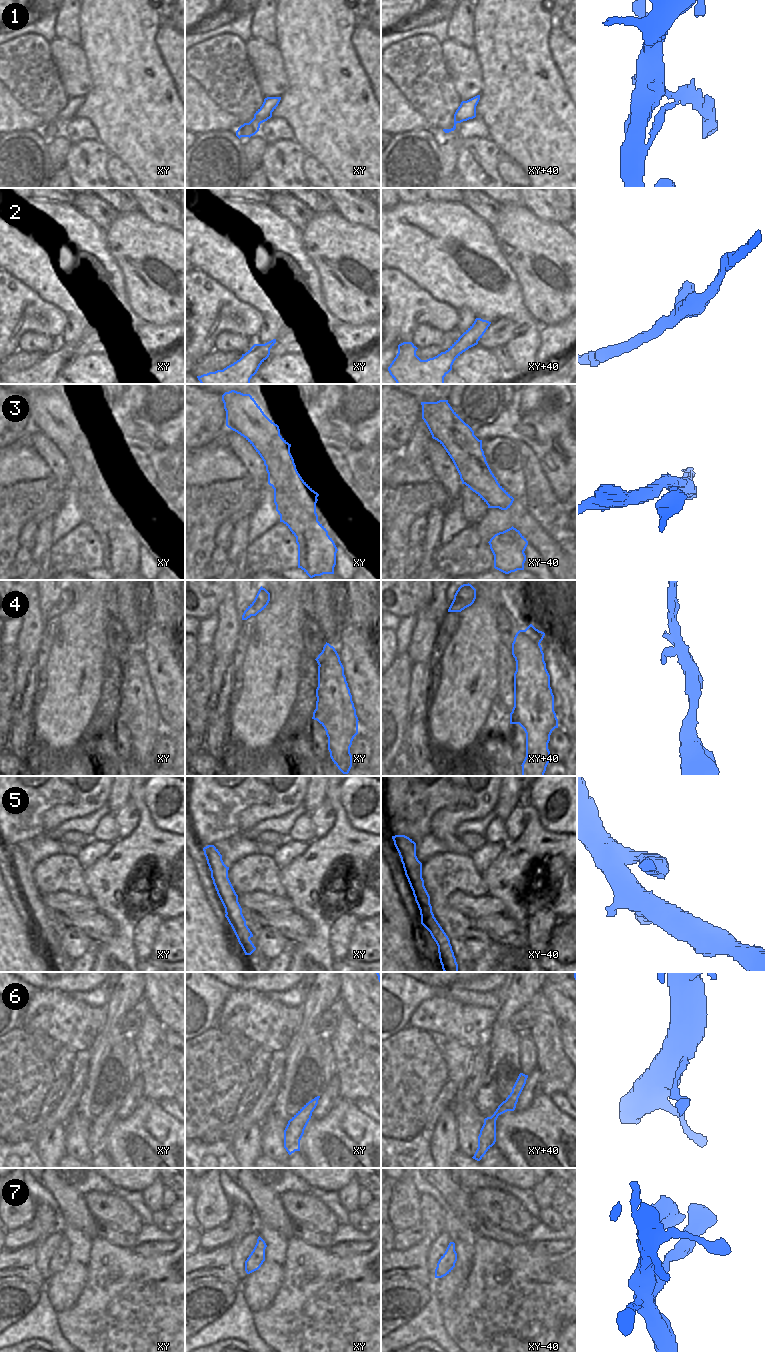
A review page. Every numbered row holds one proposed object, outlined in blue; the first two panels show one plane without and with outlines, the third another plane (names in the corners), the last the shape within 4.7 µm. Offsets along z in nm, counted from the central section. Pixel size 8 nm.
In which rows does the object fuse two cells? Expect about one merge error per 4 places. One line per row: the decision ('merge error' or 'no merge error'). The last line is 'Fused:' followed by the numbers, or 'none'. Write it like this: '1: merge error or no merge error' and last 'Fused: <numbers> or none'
1: no merge error
2: no merge error
3: merge error
4: no merge error
5: merge error
6: no merge error
7: no merge error
Fused: 3, 5

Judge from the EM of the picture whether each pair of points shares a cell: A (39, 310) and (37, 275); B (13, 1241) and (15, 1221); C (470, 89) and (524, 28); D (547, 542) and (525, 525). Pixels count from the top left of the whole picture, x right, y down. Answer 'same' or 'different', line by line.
A: different
B: different
C: different
D: same

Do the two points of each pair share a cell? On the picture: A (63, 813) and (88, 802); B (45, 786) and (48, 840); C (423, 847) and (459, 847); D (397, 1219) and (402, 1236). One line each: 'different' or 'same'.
A: same
B: different
C: different
D: different

